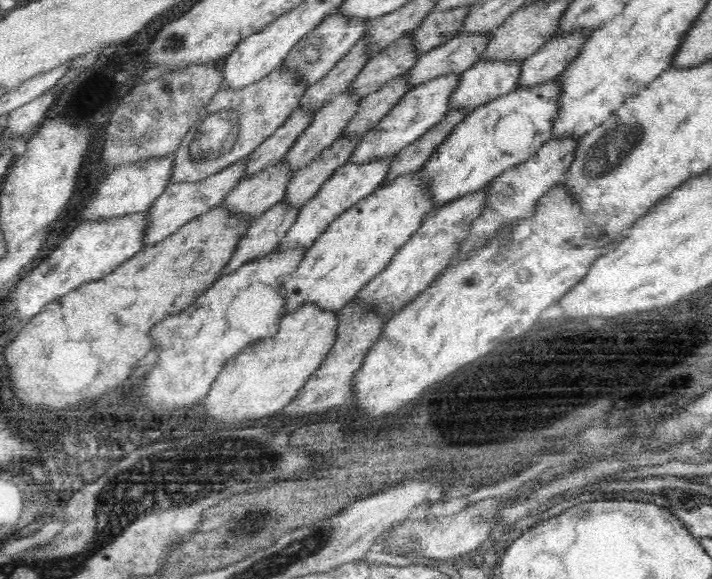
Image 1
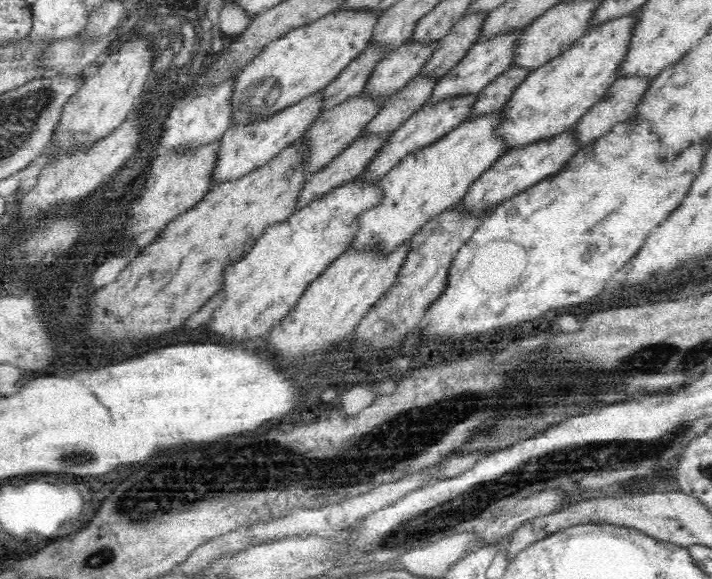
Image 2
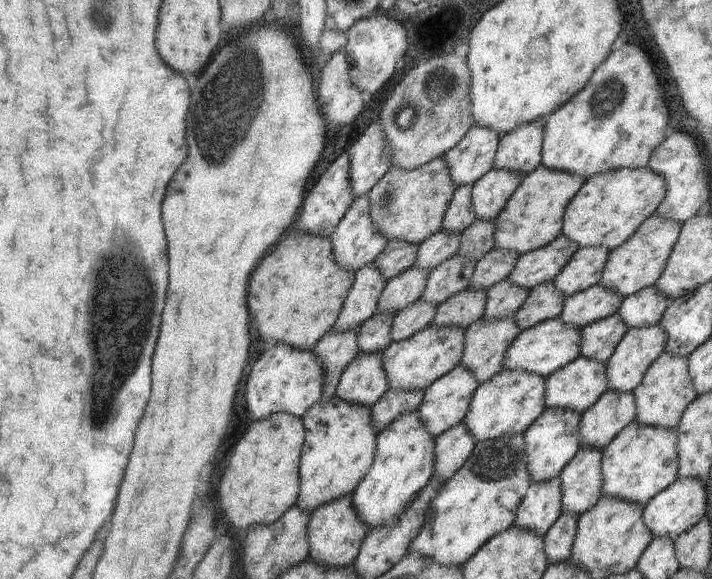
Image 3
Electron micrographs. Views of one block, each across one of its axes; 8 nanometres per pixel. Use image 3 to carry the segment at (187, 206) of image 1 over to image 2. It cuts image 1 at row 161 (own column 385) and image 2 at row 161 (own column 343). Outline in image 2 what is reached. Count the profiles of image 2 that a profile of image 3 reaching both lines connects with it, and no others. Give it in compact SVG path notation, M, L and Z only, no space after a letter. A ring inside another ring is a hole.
M318 89L267 119L230 127L220 140L222 148L218 152L217 167L214 168L213 184L210 188L226 180L237 179L252 169L266 164L284 148L304 137L304 132L321 116L322 111L322 90Z

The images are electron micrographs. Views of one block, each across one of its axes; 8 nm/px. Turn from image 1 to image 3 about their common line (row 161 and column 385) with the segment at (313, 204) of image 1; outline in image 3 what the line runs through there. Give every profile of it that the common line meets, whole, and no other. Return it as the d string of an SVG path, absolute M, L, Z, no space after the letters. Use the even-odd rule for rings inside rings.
M359 352L339 380L335 396L344 402L374 406L390 388L391 378L384 367L384 352Z

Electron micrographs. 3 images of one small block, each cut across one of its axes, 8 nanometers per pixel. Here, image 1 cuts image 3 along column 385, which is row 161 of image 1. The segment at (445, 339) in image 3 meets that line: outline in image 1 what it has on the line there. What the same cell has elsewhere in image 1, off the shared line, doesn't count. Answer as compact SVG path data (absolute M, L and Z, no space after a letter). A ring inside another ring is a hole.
M450 73L411 88L402 96L402 100L361 138L361 143L358 144L349 162L362 164L373 161L375 158L389 157L413 144L444 118L444 115L452 107L452 96L460 86L460 82L460 73Z

